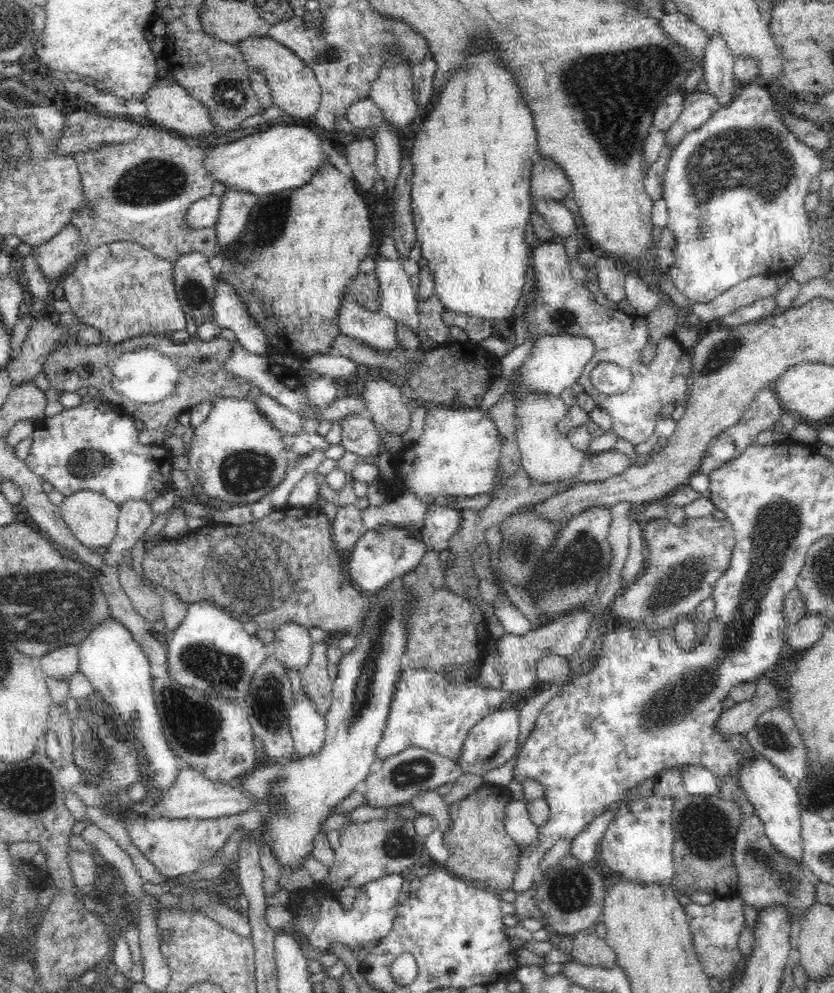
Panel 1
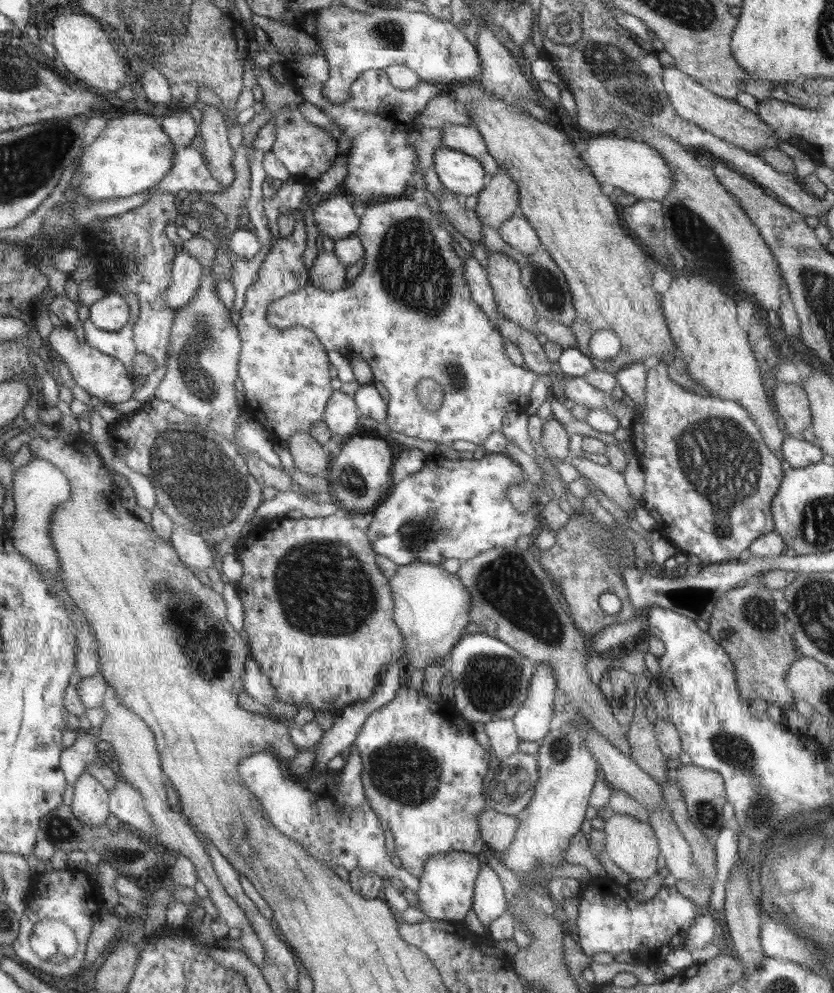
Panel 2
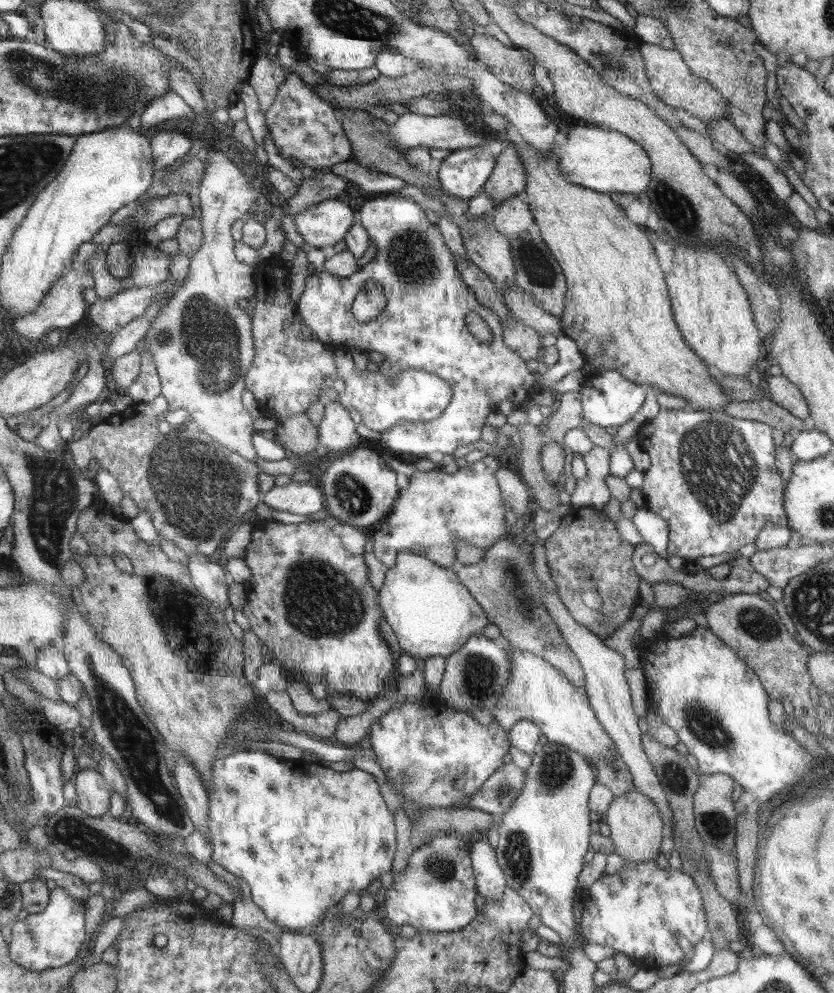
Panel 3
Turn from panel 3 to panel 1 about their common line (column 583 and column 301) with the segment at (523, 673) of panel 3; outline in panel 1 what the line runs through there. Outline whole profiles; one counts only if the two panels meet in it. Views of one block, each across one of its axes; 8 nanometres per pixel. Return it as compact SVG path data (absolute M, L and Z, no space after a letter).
M302 688L293 694L289 710L290 732L298 756L313 755L325 743L326 719Z

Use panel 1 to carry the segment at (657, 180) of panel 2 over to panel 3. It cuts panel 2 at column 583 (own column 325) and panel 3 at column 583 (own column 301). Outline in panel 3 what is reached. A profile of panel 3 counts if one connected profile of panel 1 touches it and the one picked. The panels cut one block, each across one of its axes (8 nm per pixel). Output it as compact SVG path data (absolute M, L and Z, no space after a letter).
M574 126L568 132L566 144L556 147L553 154L558 157L563 176L568 181L604 194L619 192L638 195L648 190L653 178L653 166L642 145L624 133L602 127Z

